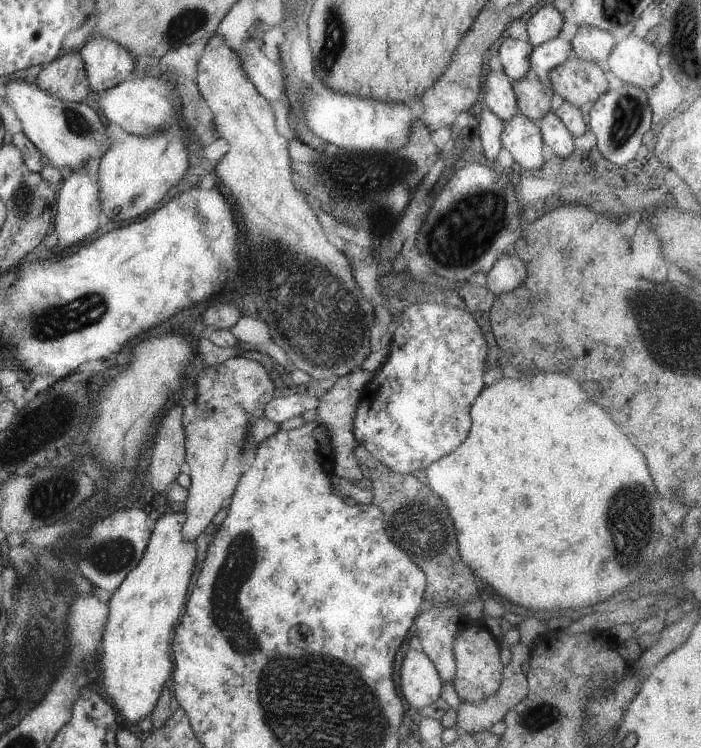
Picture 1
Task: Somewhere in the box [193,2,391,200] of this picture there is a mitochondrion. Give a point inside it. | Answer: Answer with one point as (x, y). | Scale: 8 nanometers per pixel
(328, 57)

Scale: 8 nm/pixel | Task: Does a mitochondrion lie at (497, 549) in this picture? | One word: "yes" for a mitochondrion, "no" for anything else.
no

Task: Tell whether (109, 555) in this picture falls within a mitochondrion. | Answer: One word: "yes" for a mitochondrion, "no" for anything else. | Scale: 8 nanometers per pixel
yes

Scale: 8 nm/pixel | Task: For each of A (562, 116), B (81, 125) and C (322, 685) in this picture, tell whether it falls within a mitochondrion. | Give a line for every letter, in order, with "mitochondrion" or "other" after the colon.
A: other
B: mitochondrion
C: mitochondrion

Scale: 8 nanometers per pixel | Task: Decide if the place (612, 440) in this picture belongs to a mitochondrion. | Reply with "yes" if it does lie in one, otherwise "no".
no

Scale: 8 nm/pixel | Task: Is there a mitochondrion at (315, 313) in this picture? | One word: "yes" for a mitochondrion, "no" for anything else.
yes

